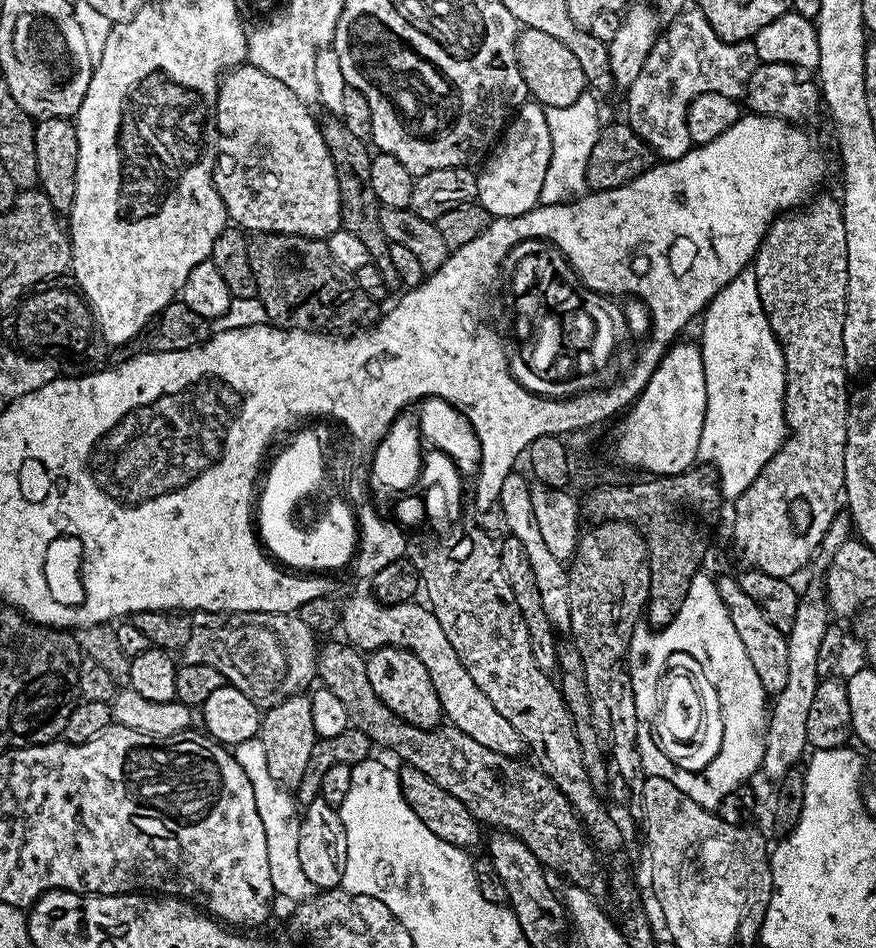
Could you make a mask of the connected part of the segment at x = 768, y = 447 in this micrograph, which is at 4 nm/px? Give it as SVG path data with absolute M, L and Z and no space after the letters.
M755 271L738 273L704 309L705 325L699 341L702 366L706 374L706 418L702 422L699 459L710 466L719 486L721 497L735 498L746 486L762 474L766 462L784 445L788 424L784 420L784 391L788 372L784 368L781 348L758 294Z

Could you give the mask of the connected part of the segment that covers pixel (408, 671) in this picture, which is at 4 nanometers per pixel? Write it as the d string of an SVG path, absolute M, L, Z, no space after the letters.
M379 648L366 659L366 675L370 678L370 686L374 686L374 694L382 698L398 718L410 722L410 726L419 728L438 728L444 720L444 711L438 702L438 694L434 690L434 682L430 682L430 674L426 674L426 666L414 658L414 654L405 648Z

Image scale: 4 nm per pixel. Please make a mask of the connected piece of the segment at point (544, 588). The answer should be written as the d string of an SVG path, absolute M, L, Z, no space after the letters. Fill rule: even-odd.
M514 470L502 482L502 490L498 501L498 509L508 523L508 532L522 542L526 558L530 562L530 570L534 570L534 582L538 586L538 598L542 598L542 610L546 610L546 618L557 633L567 633L570 629L570 582L565 561L554 558L546 547L546 541L538 531L538 521L534 518L534 502L530 500L532 484L527 475L519 476ZM528 479L528 480L527 480Z

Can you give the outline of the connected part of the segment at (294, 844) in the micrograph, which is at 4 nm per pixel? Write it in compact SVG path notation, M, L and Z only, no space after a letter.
M259 737L247 739L232 750L235 760L245 771L250 784L254 789L254 800L257 803L259 818L266 831L267 858L270 865L270 880L273 891L292 900L299 902L315 895L316 889L302 869L302 862L298 857L298 834L300 833L300 812L293 795L280 784L274 782L274 778L267 769L266 750L263 749Z

